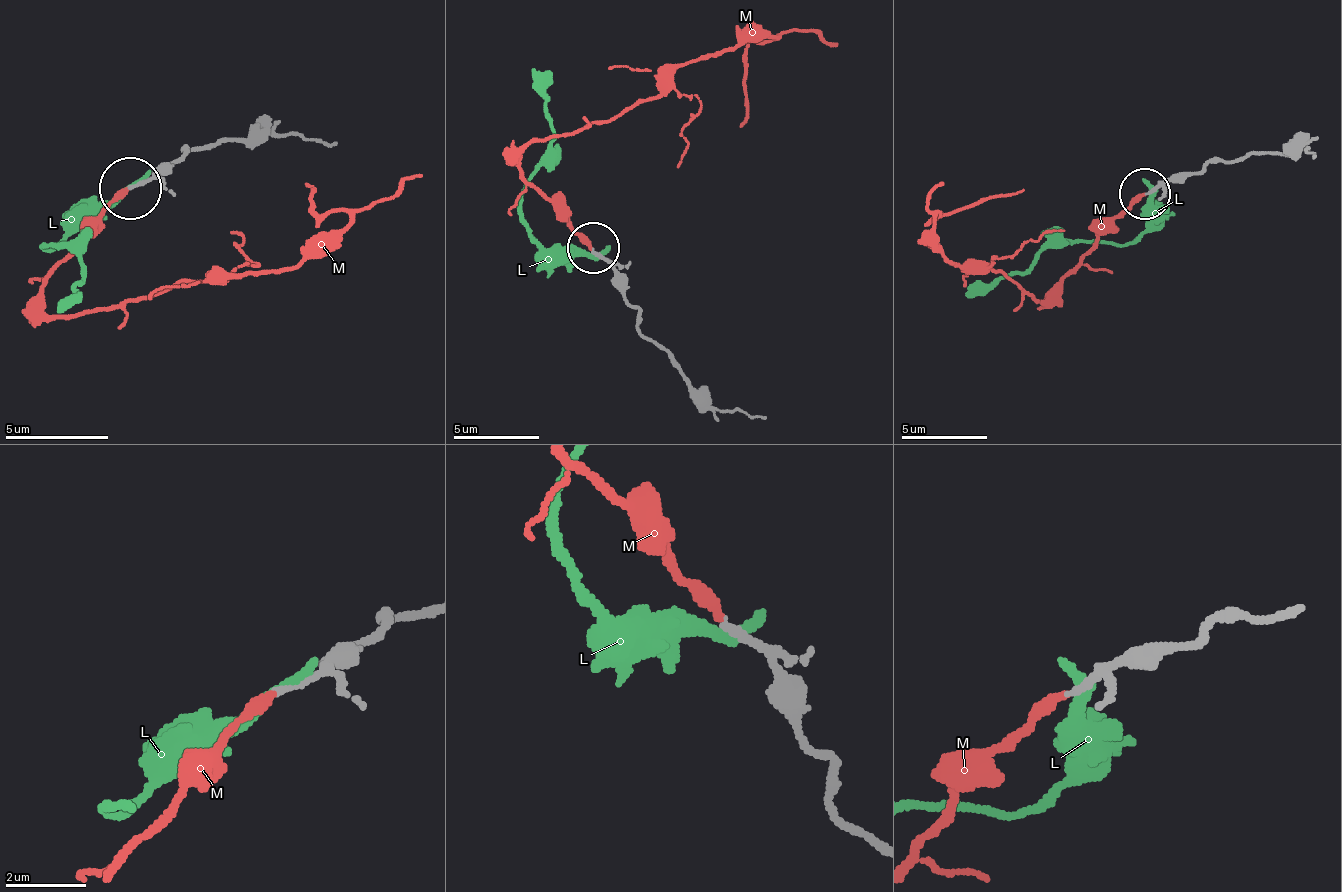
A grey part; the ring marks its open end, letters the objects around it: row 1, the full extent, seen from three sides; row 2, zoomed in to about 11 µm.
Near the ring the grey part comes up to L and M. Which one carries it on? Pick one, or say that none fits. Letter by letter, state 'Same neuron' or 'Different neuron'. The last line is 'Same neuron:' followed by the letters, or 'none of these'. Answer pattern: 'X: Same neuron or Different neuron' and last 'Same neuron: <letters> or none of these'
L: Different neuron
M: Same neuron
Same neuron: M

